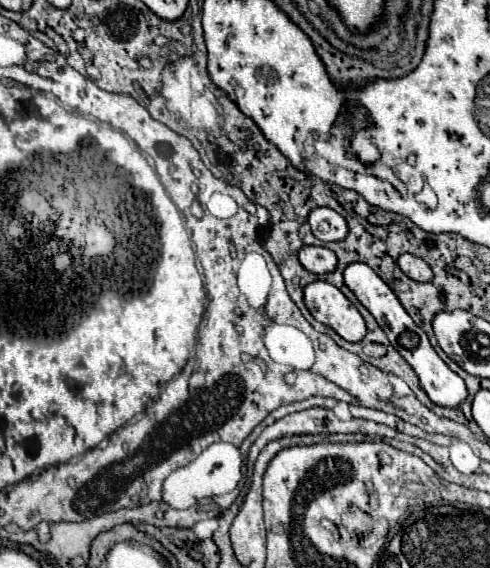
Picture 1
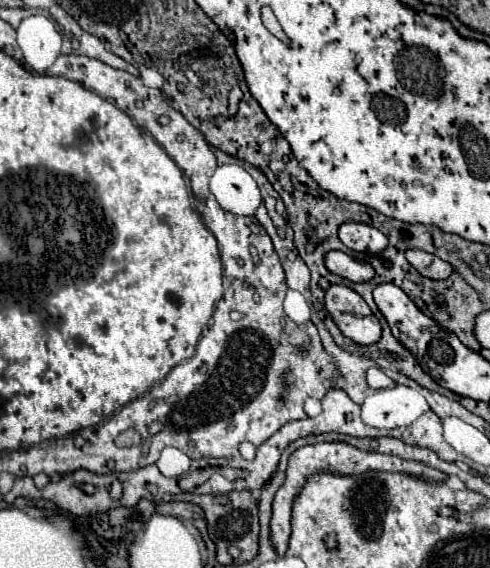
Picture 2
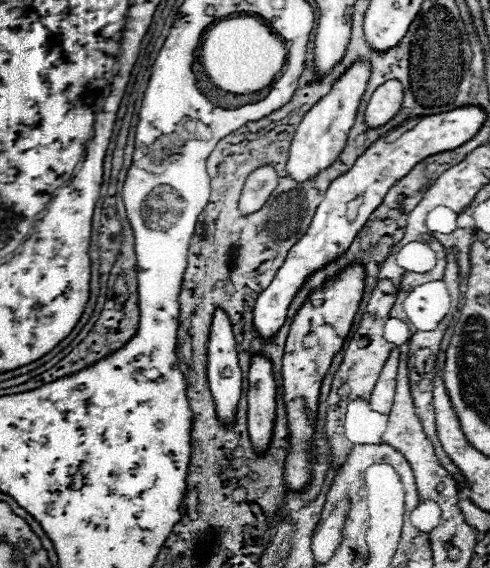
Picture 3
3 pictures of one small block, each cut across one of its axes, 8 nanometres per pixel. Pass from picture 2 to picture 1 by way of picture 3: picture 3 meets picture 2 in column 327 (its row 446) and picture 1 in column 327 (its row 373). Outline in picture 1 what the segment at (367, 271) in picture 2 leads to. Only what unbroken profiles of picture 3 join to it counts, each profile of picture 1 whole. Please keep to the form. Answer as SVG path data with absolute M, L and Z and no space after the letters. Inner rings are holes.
M302 246L298 252L300 264L314 274L328 274L336 268L336 254L322 246Z

